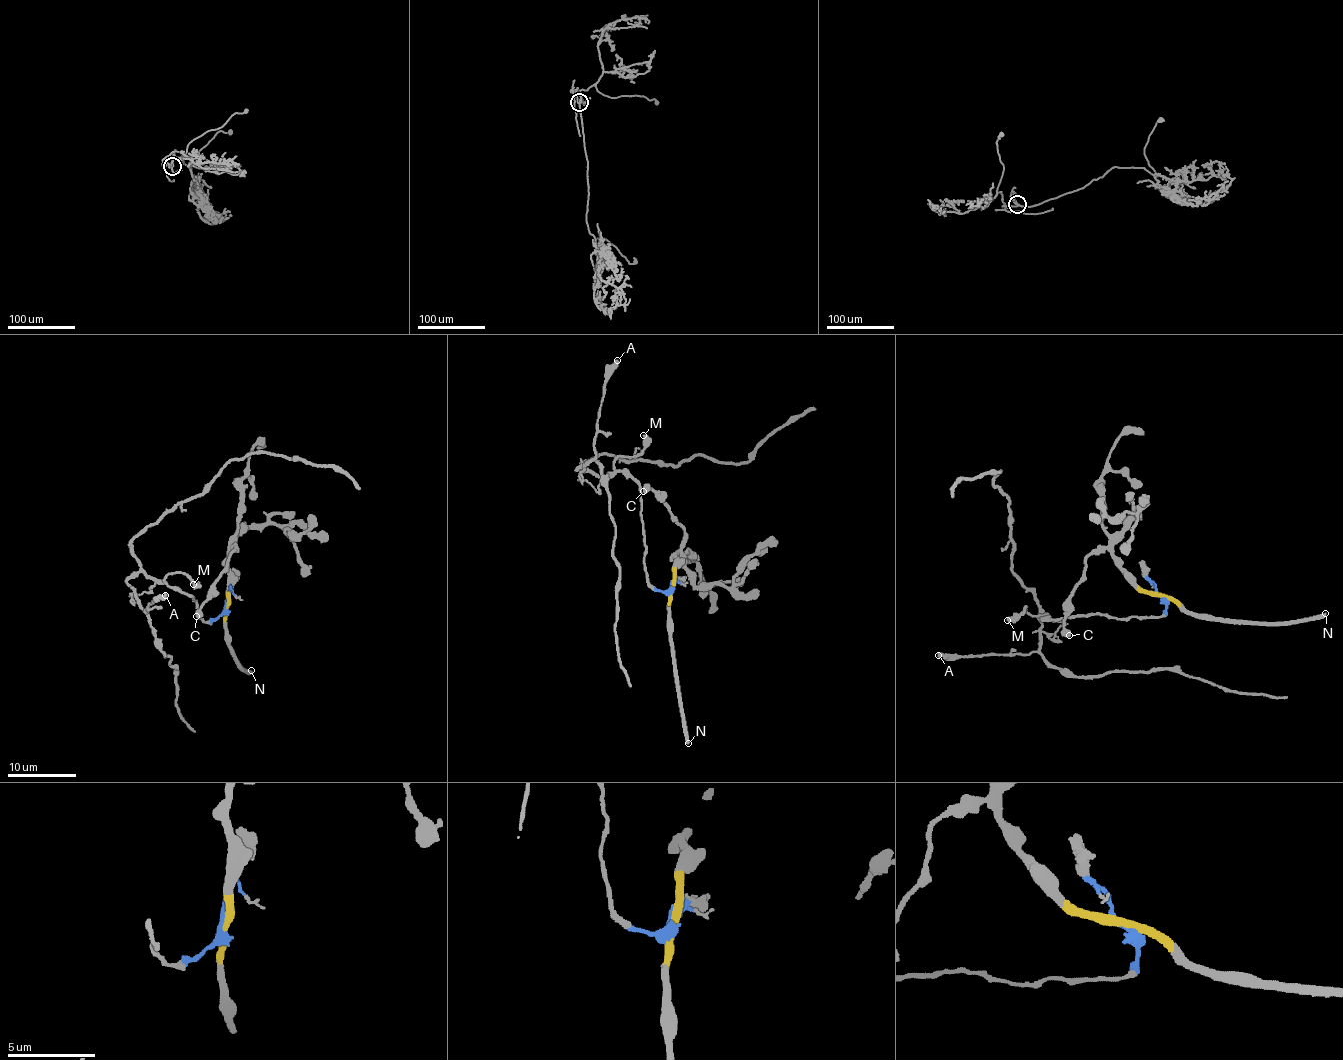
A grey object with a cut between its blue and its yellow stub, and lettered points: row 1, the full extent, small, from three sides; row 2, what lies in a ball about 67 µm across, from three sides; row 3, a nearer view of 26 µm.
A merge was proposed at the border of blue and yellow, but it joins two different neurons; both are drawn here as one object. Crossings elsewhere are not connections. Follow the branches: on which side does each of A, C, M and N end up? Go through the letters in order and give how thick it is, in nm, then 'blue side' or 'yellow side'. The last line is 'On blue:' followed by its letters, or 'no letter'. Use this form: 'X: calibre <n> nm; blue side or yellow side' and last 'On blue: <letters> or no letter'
A: calibre 420 nm; blue side
C: calibre 650 nm; yellow side
M: calibre 480 nm; blue side
N: calibre 360 nm; yellow side
On blue: A, M

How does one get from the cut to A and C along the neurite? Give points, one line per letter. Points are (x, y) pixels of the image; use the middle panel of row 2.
A: (671, 587), (648, 582), (639, 486), (621, 471), (577, 470), (594, 456), (602, 387), (618, 360)
C: (671, 587), (676, 552), (681, 549), (684, 533), (662, 498), (653, 489), (644, 491)

